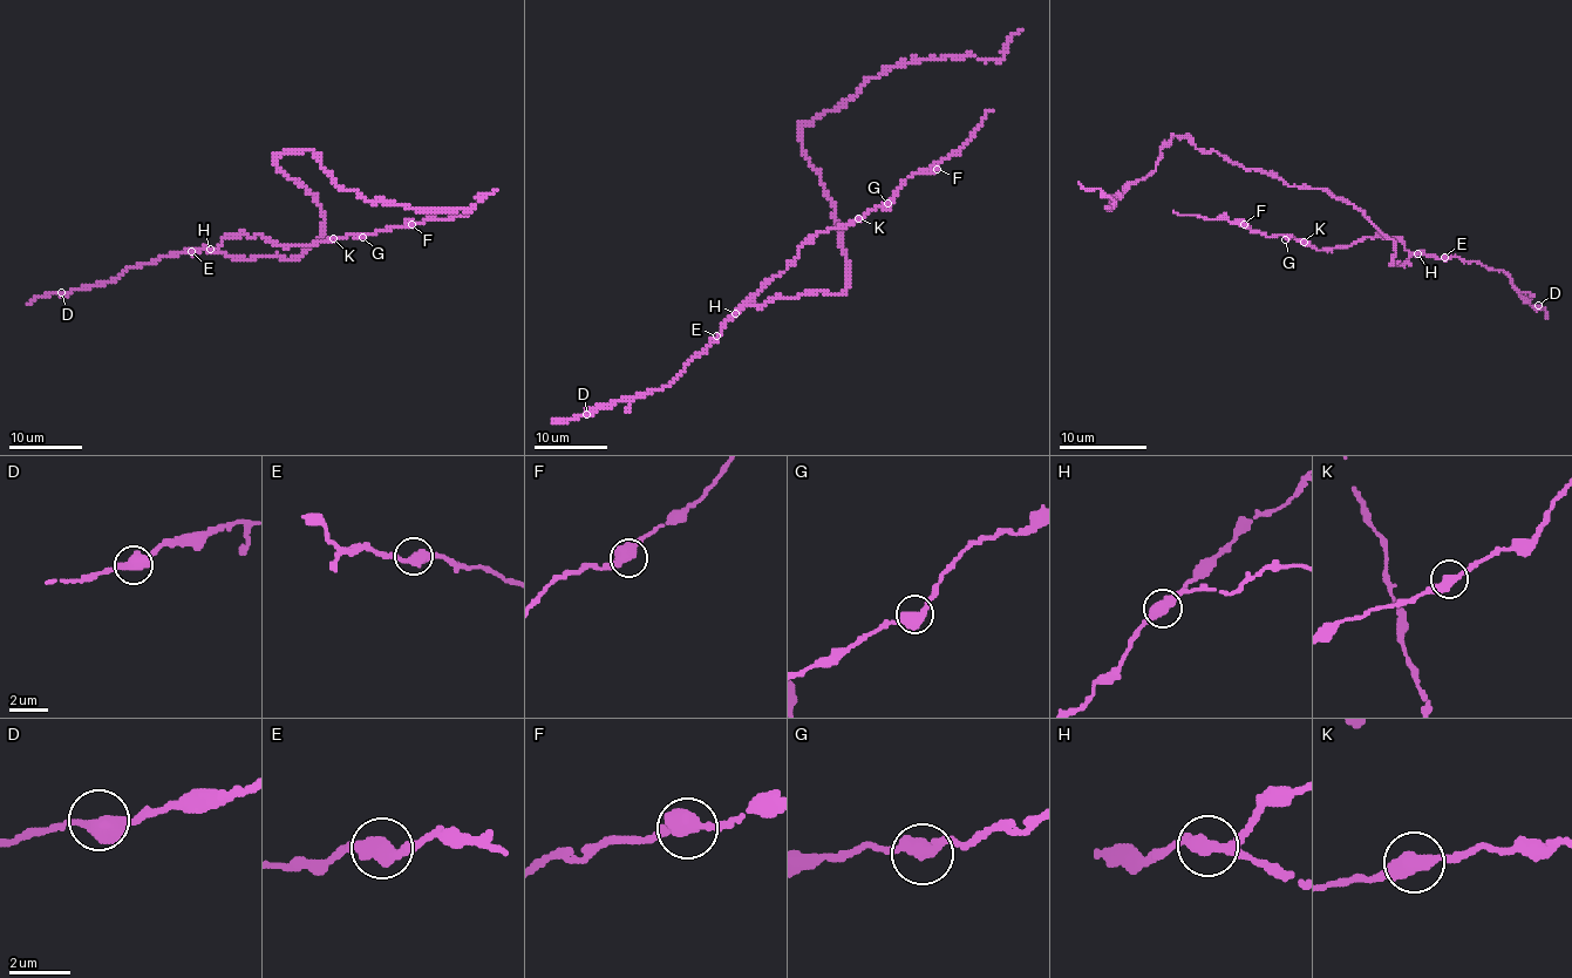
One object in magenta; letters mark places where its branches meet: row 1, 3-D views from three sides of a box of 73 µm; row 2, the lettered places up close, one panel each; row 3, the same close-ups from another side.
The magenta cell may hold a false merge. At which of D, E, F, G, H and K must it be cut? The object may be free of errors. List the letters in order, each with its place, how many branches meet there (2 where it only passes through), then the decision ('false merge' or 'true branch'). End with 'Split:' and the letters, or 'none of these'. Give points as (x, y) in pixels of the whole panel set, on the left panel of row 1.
D: at (61, 292); 2 branches meet; true branch
E: at (191, 251); 2 branches meet; true branch
F: at (412, 224); 2 branches meet; true branch
G: at (362, 237); 2 branches meet; true branch
H: at (210, 249); 2 branches meet; false merge
K: at (333, 238); 2 branches meet; true branch
Split: H

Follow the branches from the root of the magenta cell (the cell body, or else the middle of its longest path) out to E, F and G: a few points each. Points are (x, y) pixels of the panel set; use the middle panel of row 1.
E: (846, 280), (846, 287), (836, 296), (807, 291), (794, 299), (775, 297), (762, 306), (742, 306), (716, 335)
F: (846, 280), (836, 296), (807, 291), (742, 306), (819, 232), (884, 206), (907, 177), (937, 169)
G: (846, 280), (836, 296), (807, 291), (742, 306), (819, 232), (887, 203)

